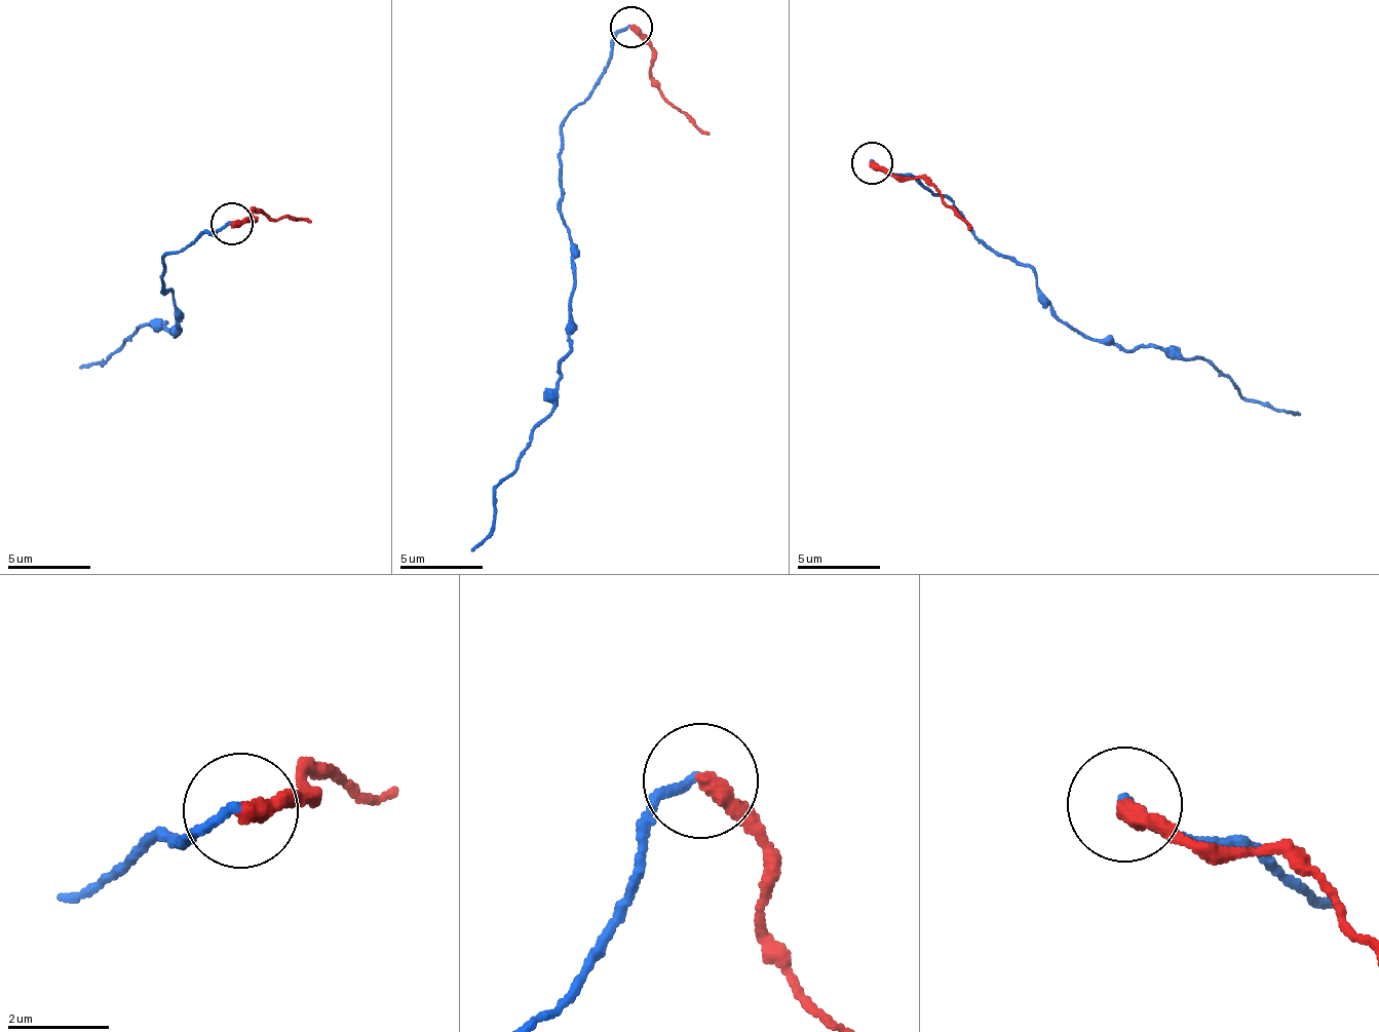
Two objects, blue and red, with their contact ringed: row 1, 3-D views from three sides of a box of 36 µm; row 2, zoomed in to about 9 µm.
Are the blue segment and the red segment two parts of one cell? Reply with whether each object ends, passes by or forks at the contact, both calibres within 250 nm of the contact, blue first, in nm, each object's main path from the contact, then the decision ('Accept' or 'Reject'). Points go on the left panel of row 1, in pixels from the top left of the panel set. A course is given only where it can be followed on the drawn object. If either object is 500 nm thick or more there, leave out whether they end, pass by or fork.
At the ring blue ends. At the ring red ends. Thickness 190 nm (blue) against 360 nm. Course of blue: (232, 225), (162, 259), (177, 336), (161, 319), (124, 342), (103, 366), (104, 359), (79, 368). Course of red: (232, 225), (254, 223), (258, 209), (275, 219), (312, 221). Reject

